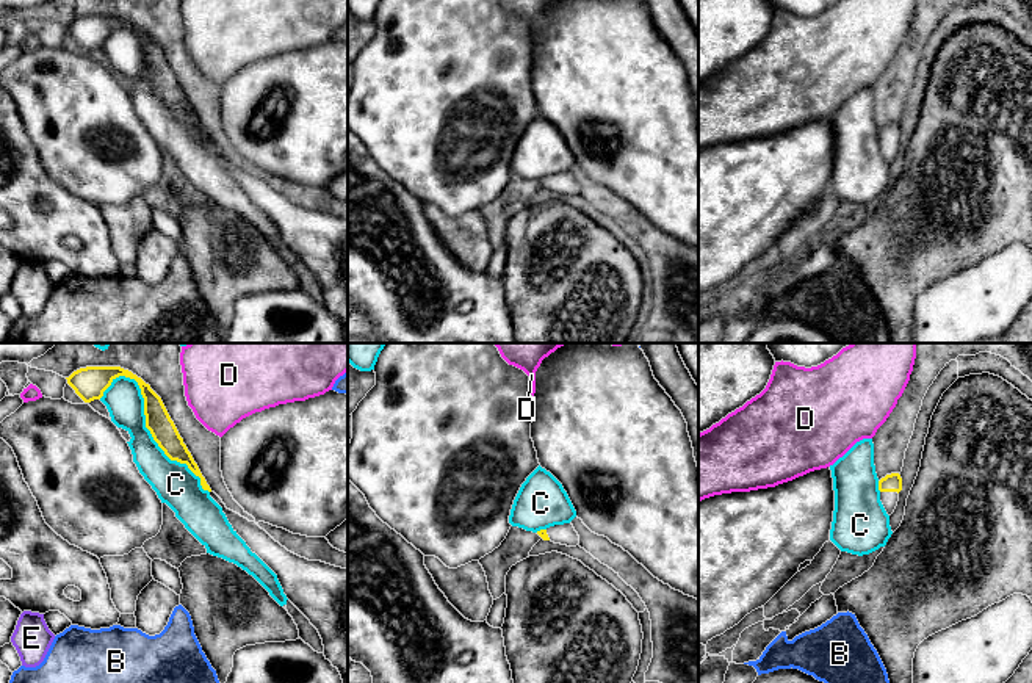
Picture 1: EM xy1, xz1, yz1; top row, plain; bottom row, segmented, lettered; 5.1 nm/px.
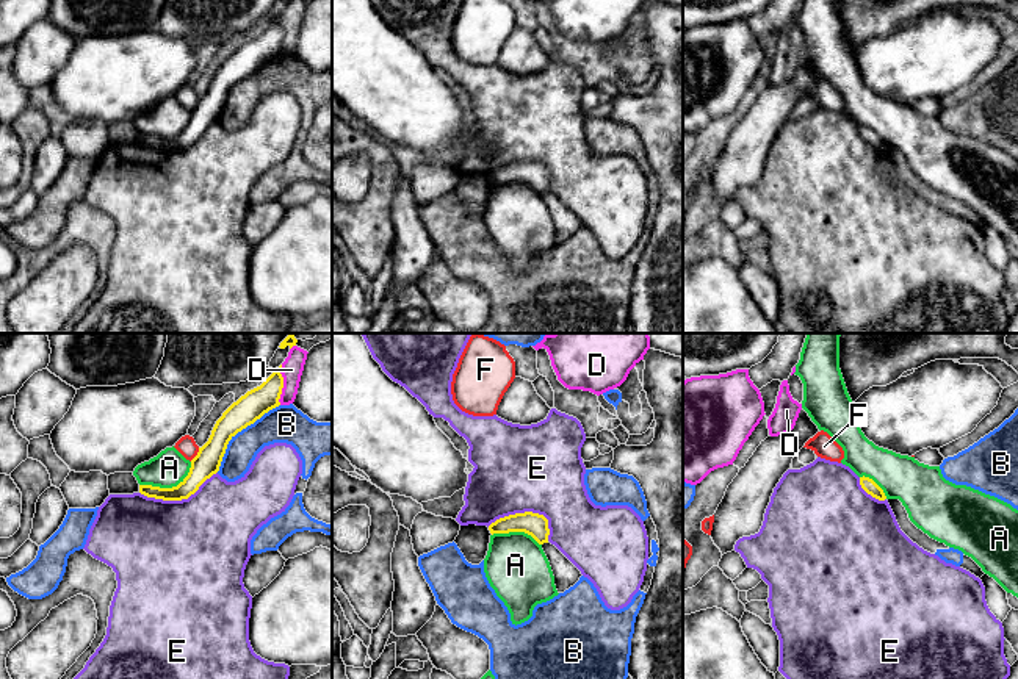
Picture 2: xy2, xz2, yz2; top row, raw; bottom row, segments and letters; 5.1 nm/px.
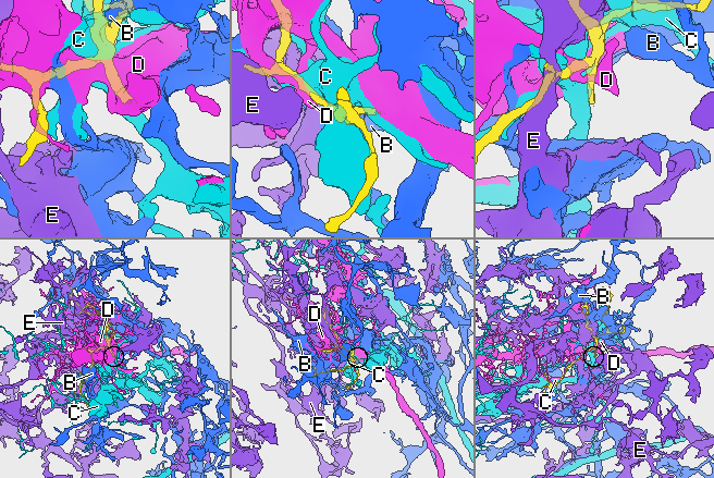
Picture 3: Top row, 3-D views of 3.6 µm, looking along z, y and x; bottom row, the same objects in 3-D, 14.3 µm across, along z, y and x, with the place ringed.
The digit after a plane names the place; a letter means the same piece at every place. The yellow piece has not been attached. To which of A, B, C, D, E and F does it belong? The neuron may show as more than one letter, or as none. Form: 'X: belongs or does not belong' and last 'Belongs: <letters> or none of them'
A: does not belong
B: does not belong
C: does not belong
D: does not belong
E: does not belong
F: does not belong
Belongs: none of them

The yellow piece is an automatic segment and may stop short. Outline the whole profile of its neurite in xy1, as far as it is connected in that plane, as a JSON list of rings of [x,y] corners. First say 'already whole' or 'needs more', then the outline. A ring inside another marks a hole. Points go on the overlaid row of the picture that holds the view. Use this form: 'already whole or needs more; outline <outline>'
already whole; outline [[[86,367],[74,371],[66,379],[85,403],[91,403],[94,399],[100,399],[103,392],[119,376],[125,376],[138,382],[144,398],[146,428],[150,431],[158,446],[171,461],[186,464],[188,468],[200,478],[202,489],[211,492],[191,453],[183,443],[183,439],[171,420],[161,398],[141,378],[121,367]]]

